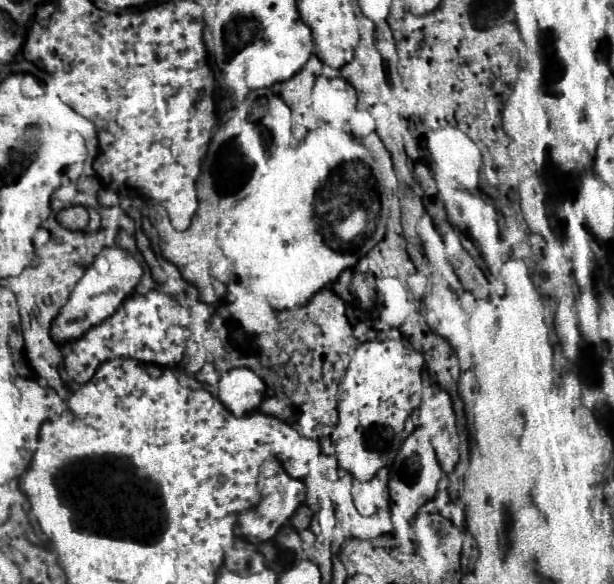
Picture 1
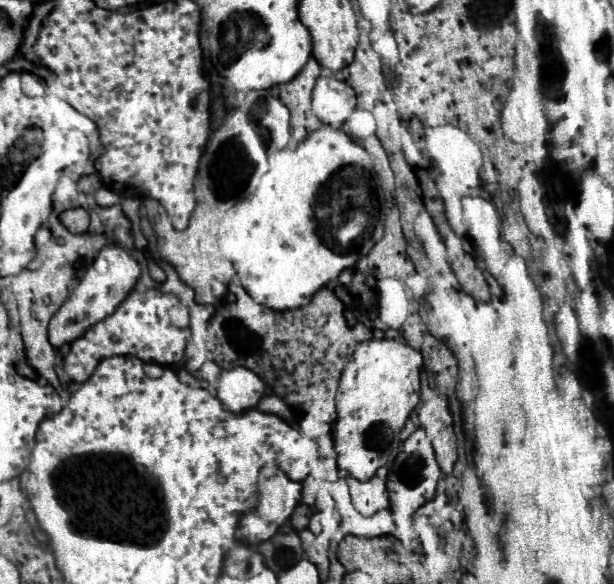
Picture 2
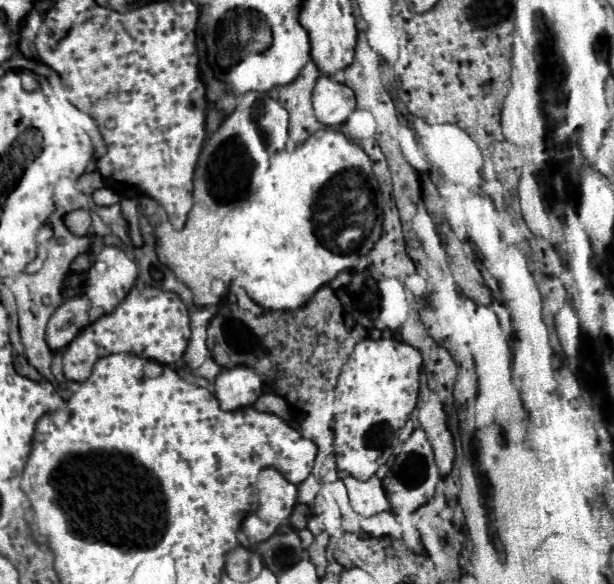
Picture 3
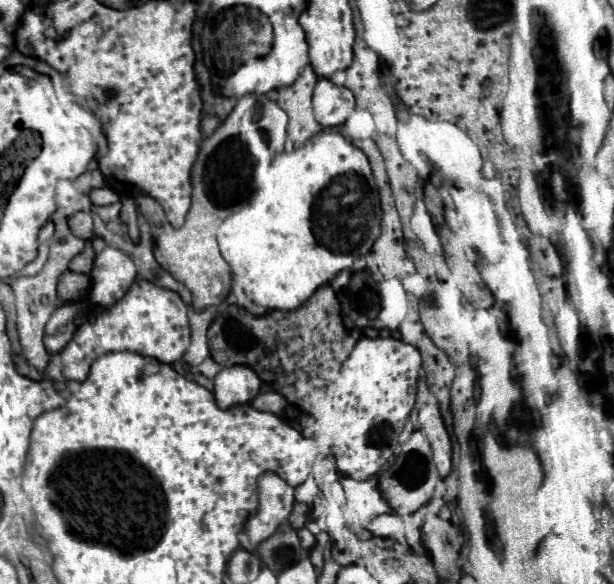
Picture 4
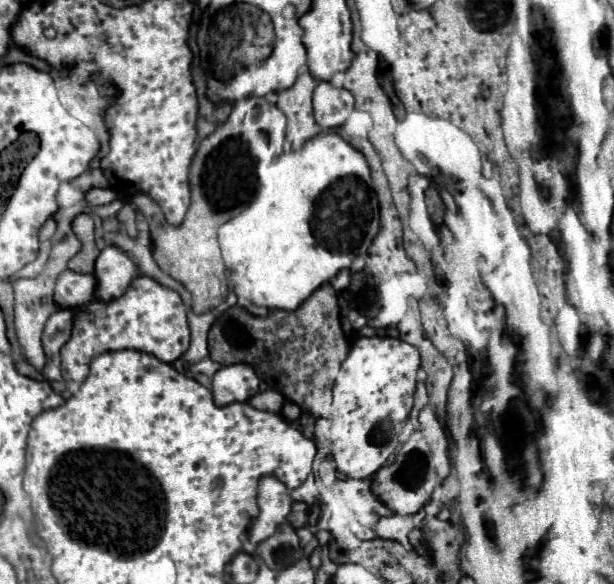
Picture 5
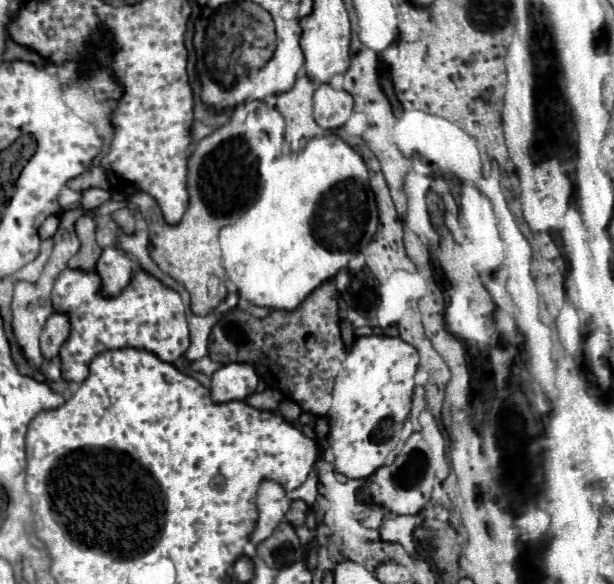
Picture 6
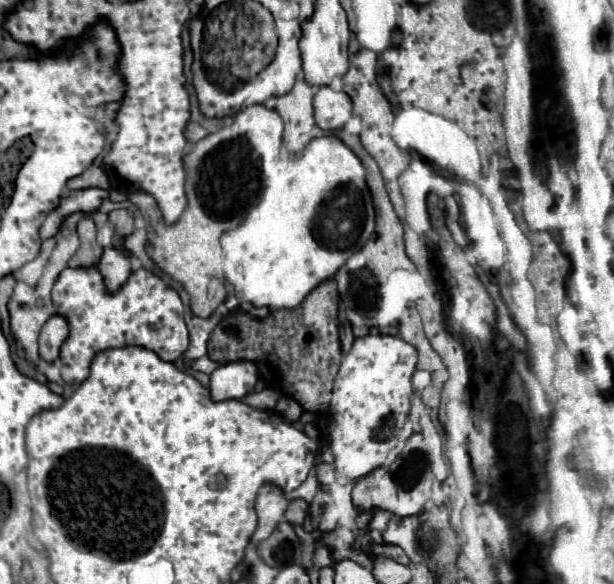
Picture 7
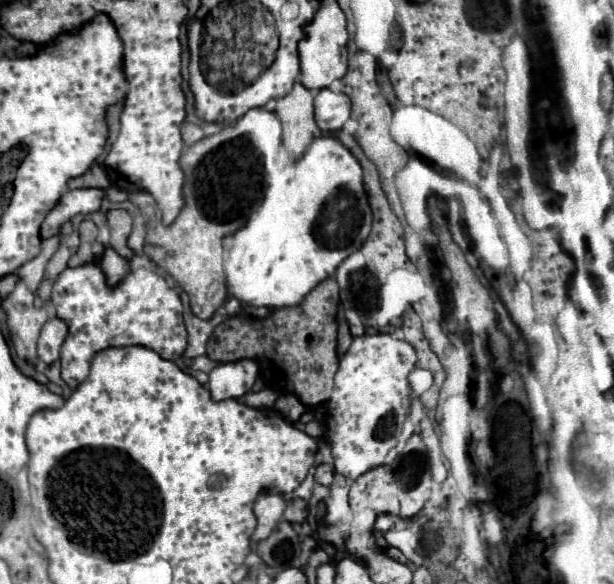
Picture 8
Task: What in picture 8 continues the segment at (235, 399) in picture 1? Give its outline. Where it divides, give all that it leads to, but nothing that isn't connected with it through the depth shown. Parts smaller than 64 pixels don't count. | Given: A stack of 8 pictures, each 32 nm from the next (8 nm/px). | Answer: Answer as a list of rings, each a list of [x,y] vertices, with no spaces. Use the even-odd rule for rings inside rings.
[[[238,360],[230,364],[220,364],[210,372],[208,390],[212,400],[242,398],[252,390],[258,376],[258,364],[254,360]]]

